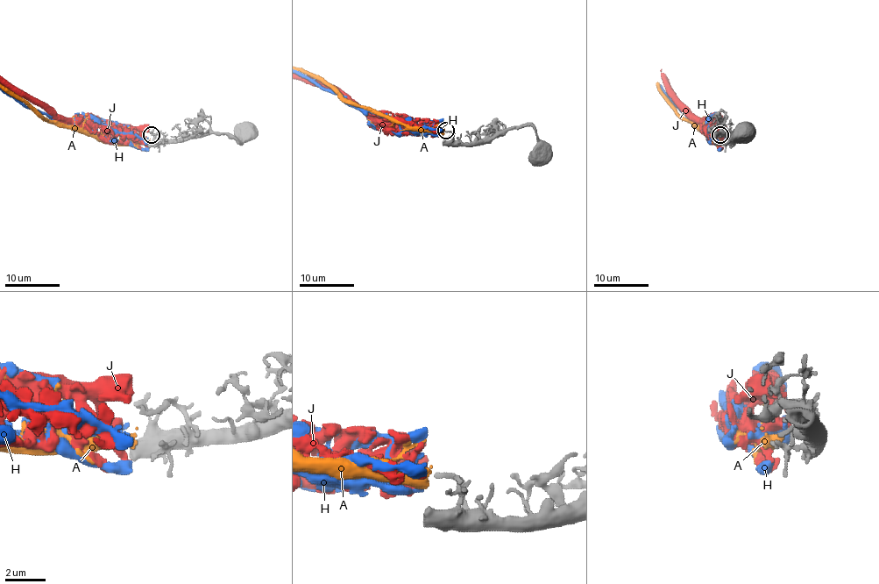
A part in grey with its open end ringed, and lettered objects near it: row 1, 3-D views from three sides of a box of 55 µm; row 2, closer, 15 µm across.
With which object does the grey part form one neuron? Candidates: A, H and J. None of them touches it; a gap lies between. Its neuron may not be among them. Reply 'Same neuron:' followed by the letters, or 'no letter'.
Same neuron: A

